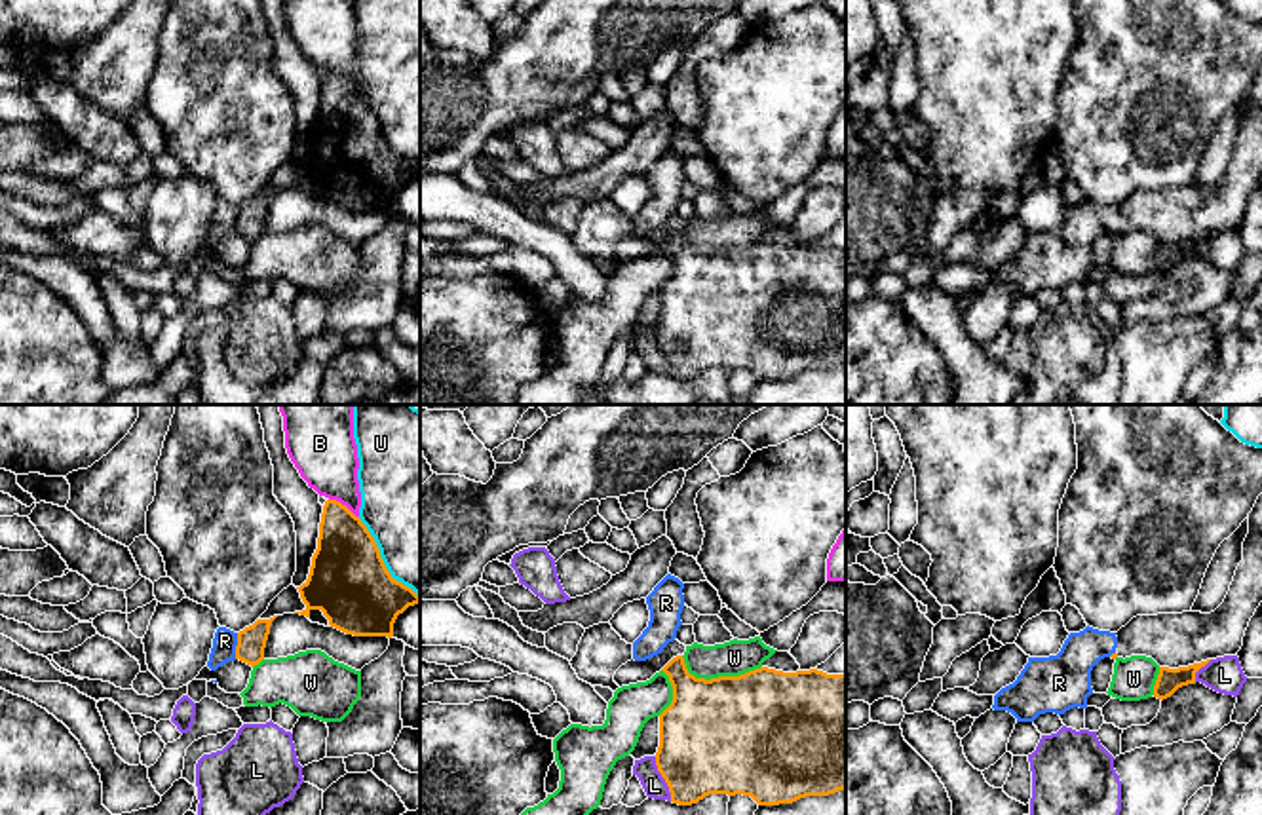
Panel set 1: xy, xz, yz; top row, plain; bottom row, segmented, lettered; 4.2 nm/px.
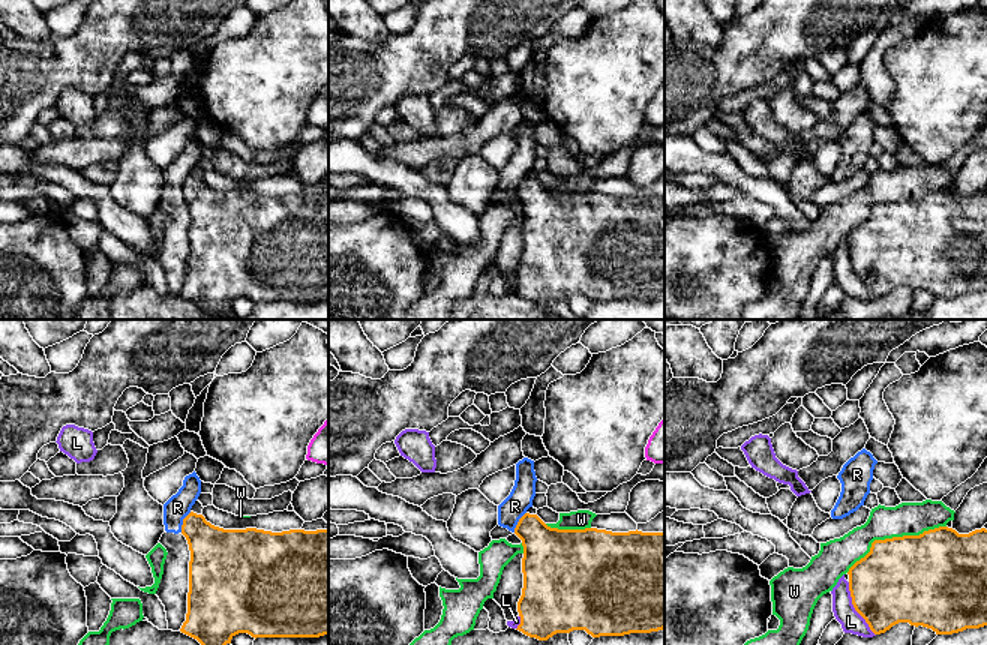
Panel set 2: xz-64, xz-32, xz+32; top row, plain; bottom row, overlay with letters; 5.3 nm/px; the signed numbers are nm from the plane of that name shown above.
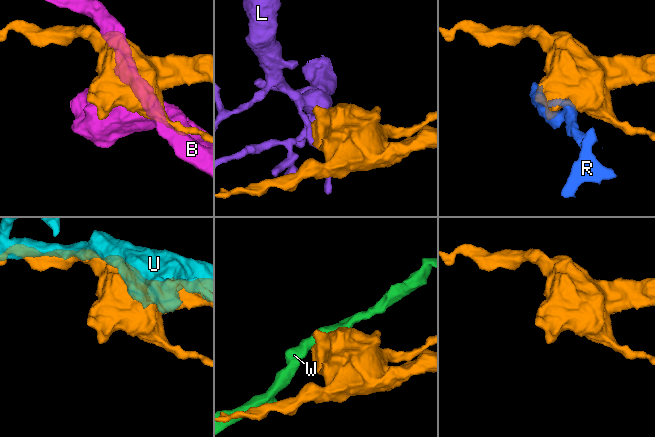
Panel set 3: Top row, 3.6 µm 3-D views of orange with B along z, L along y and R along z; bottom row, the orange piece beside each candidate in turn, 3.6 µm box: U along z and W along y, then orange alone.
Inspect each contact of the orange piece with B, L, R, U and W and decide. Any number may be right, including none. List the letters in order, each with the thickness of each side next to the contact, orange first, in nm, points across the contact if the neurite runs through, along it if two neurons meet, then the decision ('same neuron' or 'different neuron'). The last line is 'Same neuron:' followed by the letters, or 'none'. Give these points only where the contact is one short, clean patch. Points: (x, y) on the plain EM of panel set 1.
B: 300 nm thick on the orange side, 260 nm on the other; different neuron
L: 440 nm thick on the orange side, 100 nm on the other; border along xz (654, 331), (656, 344), (671, 375); different neuron
R: 120 nm thick on the orange side, 100 nm on the other; border along xy (238, 208), (234, 232); different neuron
U: 340 nm thick on the orange side, 420 nm on the other; different neuron
W: 500 nm thick on the orange side, 150 nm on the other; different neuron
Same neuron: none

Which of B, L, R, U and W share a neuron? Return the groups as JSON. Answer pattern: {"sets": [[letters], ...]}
{"sets": [["B"], ["L"], ["R"], ["U"], ["W"]]}

